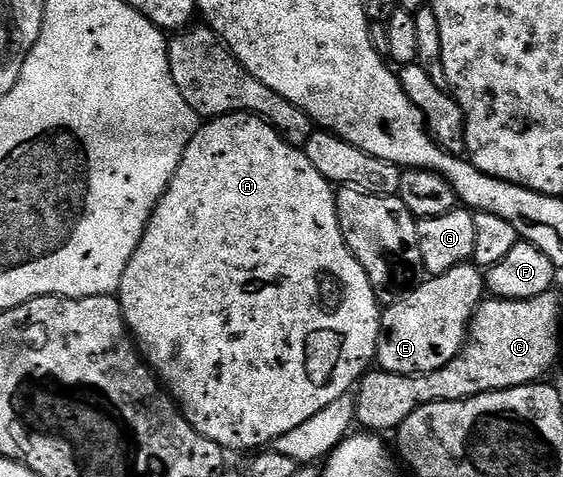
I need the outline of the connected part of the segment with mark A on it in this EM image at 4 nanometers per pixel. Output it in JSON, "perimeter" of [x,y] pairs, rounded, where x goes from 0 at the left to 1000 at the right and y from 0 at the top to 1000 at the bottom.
{"perimeter":[[[444,237],[380,245],[366,252],[343,281],[300,396],[290,417],[282,417],[261,468],[261,484],[240,535],[233,535],[233,551],[226,551],[226,568],[218,568],[211,629],[215,658],[222,662],[222,677],[252,751],[314,843],[332,887],[339,887],[353,912],[389,929],[403,945],[456,945],[480,935],[499,914],[545,887],[545,878],[567,870],[567,862],[595,845],[595,836],[615,830],[664,763],[680,654],[679,642],[670,642],[673,616],[652,568],[645,568],[638,543],[631,543],[609,501],[593,390],[560,358],[540,312],[517,308],[472,254]]]}

